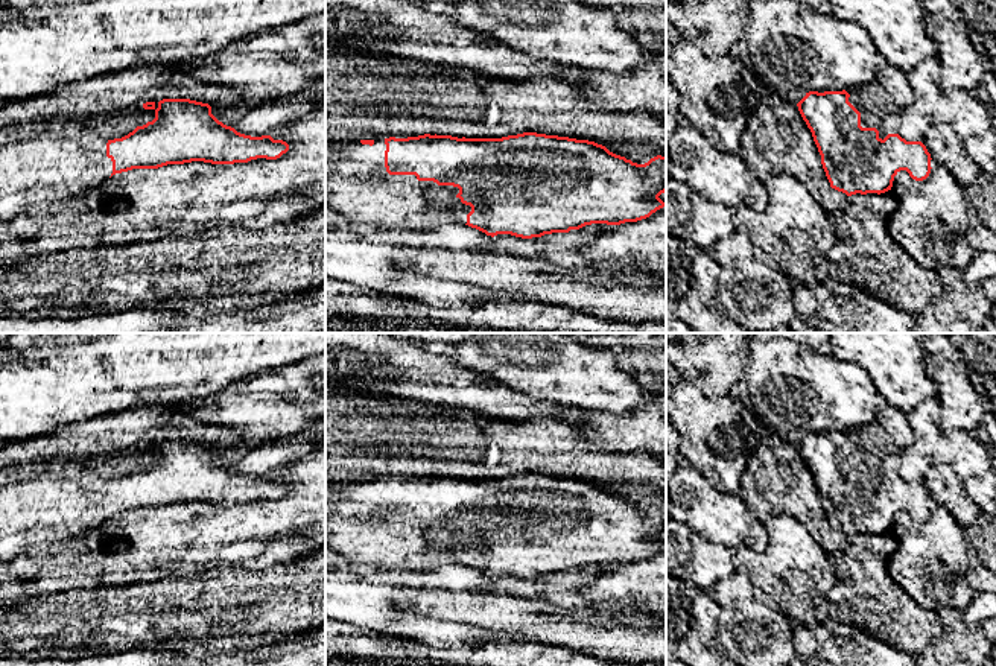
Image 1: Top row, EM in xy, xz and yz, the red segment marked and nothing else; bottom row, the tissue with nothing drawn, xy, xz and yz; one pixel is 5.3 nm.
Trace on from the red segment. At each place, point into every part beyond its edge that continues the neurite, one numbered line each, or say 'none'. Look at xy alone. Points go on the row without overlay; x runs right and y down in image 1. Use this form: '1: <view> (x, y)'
1: xy (50, 507)

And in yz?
1: yz (878, 450)

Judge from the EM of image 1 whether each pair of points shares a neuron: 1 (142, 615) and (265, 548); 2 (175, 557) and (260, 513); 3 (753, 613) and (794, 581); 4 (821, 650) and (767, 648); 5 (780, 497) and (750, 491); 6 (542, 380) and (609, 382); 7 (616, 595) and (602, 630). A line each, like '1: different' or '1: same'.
1: different
2: same
3: different
4: different
5: same
6: same
7: different

